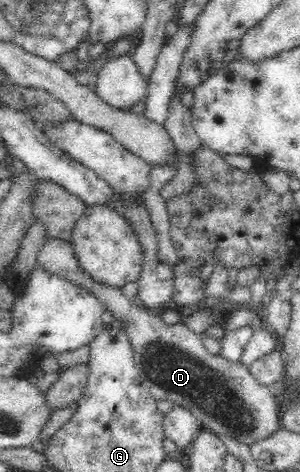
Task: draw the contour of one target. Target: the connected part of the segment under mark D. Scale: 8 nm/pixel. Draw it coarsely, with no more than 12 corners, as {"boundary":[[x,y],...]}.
{"boundary":[[71,243],[40,267],[123,325],[142,387],[201,428],[249,446],[284,428],[249,368],[210,354],[122,288],[96,282]]}

